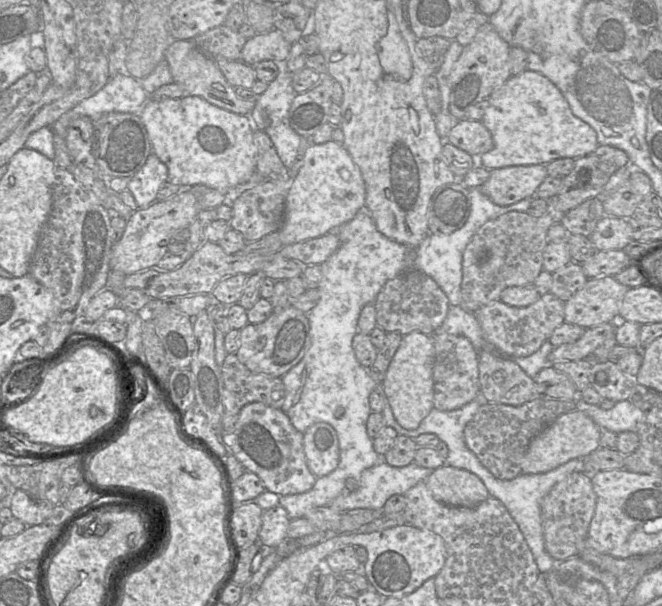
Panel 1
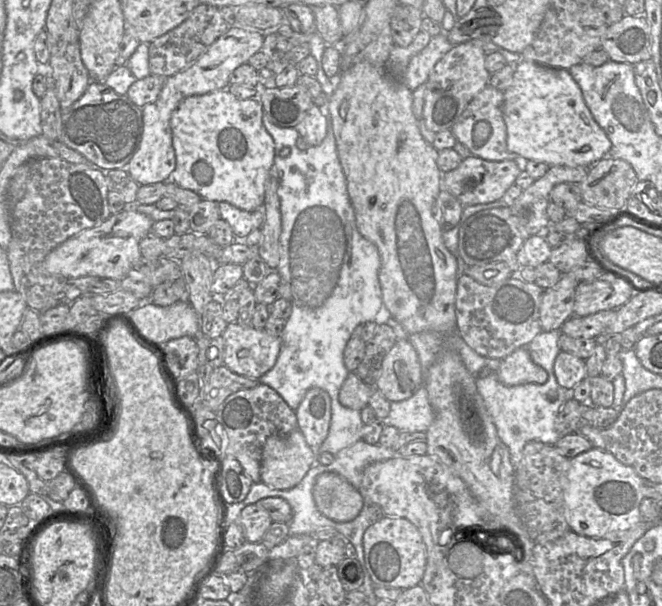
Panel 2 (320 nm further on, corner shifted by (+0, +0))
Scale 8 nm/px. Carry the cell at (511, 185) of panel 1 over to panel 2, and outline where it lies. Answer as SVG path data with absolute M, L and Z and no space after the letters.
M471 156L462 160L460 165L442 174L442 189L446 189L464 206L485 204L500 200L505 192L515 184L523 167L520 161L488 161Z

